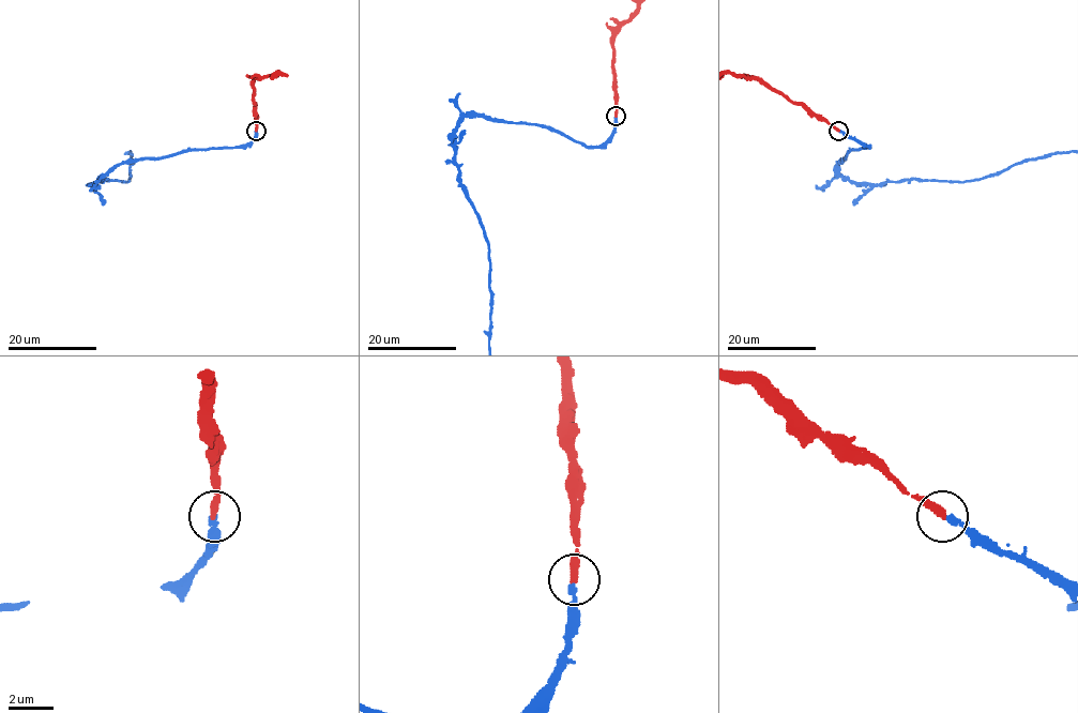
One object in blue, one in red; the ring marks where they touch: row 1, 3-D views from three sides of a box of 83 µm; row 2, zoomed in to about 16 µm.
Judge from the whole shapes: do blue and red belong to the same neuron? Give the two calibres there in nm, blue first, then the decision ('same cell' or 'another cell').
200 nm thick on the blue side, 280 nm on the other; same cell

